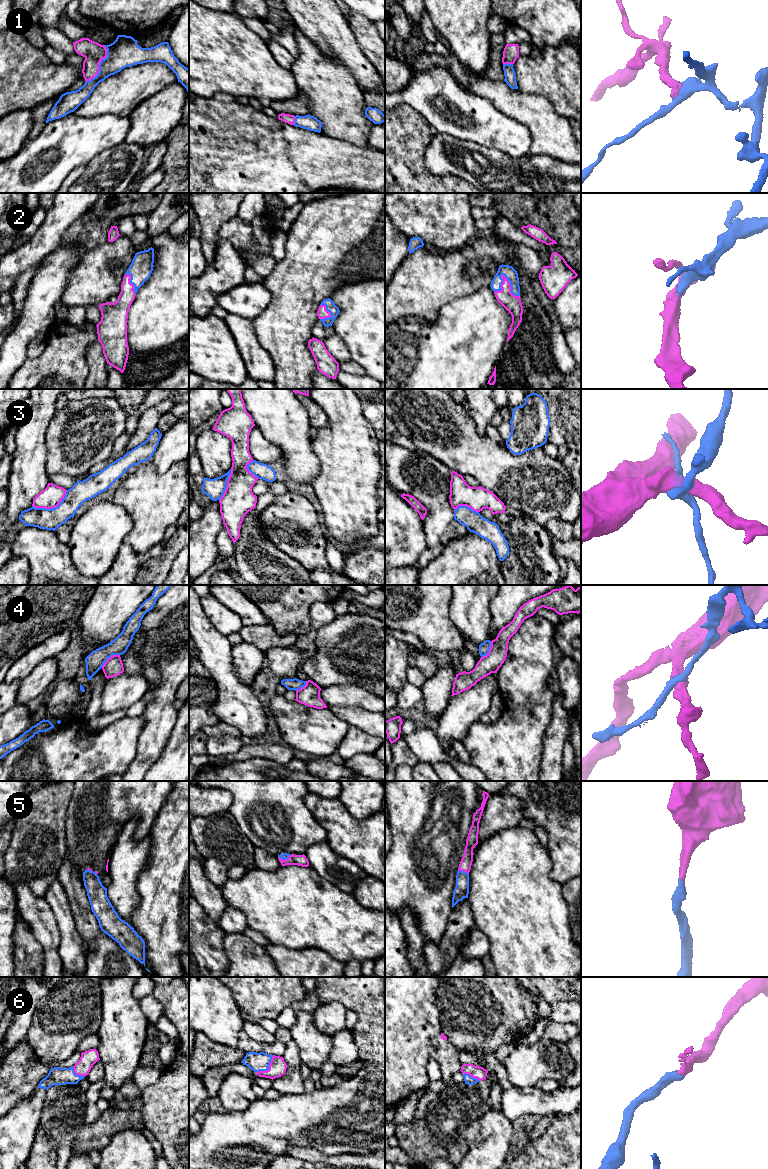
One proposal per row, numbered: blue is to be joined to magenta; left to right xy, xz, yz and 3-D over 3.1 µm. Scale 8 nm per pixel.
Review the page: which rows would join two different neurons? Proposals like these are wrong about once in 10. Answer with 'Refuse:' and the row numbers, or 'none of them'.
Refuse: 3, 4

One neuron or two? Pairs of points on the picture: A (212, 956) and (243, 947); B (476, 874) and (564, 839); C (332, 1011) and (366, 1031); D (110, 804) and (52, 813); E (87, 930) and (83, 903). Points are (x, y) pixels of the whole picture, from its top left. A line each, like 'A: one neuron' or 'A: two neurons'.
A: two neurons
B: two neurons
C: two neurons
D: two neurons
E: one neuron

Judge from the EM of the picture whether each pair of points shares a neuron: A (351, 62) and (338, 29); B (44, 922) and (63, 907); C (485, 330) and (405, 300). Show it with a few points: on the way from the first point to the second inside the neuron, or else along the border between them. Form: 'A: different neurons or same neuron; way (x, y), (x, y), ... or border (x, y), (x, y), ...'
A: same neuron; way (349, 54), (338, 41), (338, 37)
B: different neurons; border (43, 897), (53, 914), (60, 937)
C: different neurons; border (456, 298), (447, 302), (441, 308), (434, 322)

